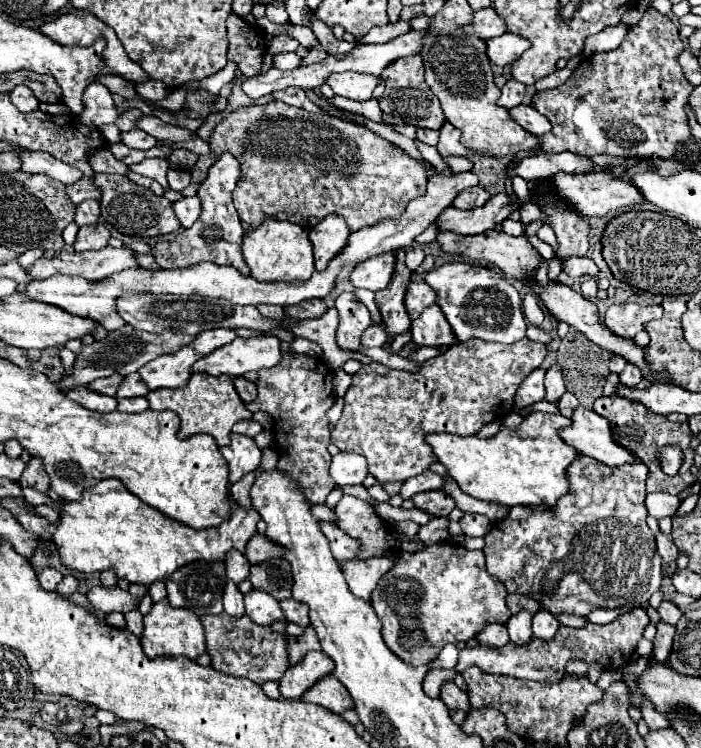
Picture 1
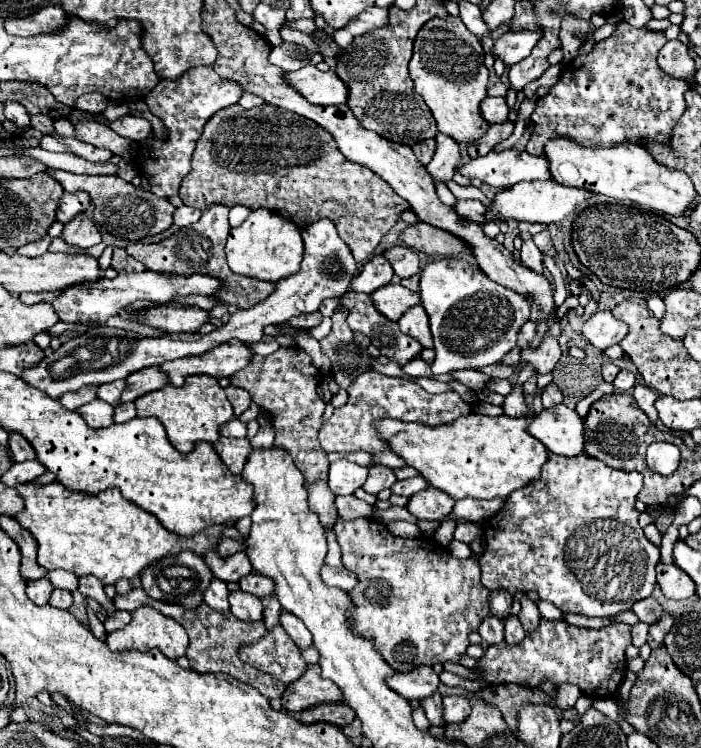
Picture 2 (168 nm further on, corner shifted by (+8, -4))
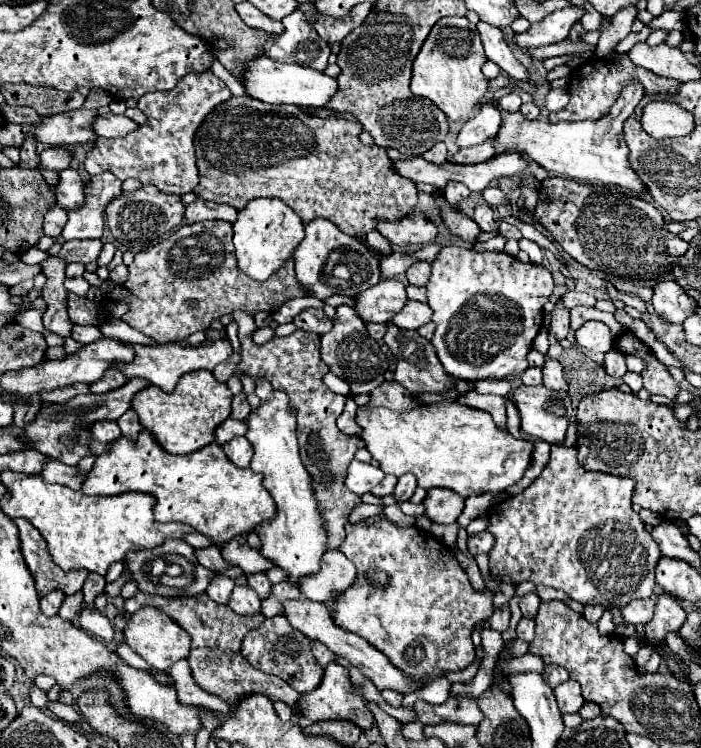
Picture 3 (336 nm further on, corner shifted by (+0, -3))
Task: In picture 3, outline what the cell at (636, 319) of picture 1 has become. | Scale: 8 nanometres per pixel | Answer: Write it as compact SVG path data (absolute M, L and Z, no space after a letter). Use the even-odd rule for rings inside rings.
M587 321L575 331L575 341L583 349L589 351L611 351L613 349L613 335L611 329L601 321Z

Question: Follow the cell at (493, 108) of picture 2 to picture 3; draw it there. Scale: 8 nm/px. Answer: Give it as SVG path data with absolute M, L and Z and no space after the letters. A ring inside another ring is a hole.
M483 105L479 115L471 117L459 131L457 135L457 147L463 149L463 147L473 147L473 145L479 145L483 143L485 139L493 137L497 133L497 127L501 125L501 115L495 107L489 107L489 105Z

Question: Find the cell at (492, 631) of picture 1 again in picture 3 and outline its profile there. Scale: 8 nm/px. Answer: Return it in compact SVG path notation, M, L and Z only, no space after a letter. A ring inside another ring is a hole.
M503 605L503 607L499 607L499 609L493 611L493 615L489 617L489 625L491 625L491 629L503 633L509 627L509 619L511 619L509 605Z

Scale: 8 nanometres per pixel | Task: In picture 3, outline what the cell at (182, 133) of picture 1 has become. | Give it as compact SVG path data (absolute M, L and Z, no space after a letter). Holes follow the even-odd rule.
M105 113L105 115L97 115L91 127L97 137L125 137L129 131L137 129L137 123L127 119L125 115Z

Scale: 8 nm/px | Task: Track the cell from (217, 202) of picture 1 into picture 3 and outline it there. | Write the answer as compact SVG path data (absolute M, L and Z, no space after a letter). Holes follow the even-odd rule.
M203 221L179 227L169 239L135 255L125 281L125 287L133 295L117 301L103 297L101 305L125 303L129 311L121 317L121 321L157 343L169 343L185 339L195 331L209 329L211 321L225 313L245 311L251 317L259 311L273 313L285 301L307 295L305 287L301 287L295 277L293 257L289 257L285 267L275 271L263 283L247 277L237 267L231 237L233 231L227 221ZM189 303L195 303L195 307L189 307Z

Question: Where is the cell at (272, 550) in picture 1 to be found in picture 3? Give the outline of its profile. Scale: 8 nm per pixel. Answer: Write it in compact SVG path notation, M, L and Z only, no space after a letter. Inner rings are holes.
M211 545L211 547L205 547L205 549L195 549L195 557L197 557L197 563L201 563L203 567L207 567L209 571L217 571L217 573L223 573L229 565L225 563L225 559L221 559L221 547L217 545Z

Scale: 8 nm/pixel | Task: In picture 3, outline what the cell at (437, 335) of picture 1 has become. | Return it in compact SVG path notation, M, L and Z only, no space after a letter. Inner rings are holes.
M407 301L405 307L391 317L391 323L397 325L399 329L419 329L427 321L431 321L433 311L429 311L427 303L419 301Z

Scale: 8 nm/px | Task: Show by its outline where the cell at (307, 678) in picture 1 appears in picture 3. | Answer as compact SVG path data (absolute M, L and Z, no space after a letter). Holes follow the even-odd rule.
M331 663L329 667L325 667L323 681L315 691L311 691L309 695L301 695L301 711L313 723L317 723L317 721L351 721L357 727L361 727L363 731L371 729L375 723L369 707L363 703L363 699L359 695L353 693L349 671L337 663Z

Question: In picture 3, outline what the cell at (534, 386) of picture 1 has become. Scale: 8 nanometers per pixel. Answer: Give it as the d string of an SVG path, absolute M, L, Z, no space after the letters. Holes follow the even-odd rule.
M529 367L523 375L521 375L523 385L541 385L541 369L539 367Z

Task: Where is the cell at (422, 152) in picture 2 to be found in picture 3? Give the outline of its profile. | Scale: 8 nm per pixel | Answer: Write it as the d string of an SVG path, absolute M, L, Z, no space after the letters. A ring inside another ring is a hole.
M437 143L431 151L423 153L423 157L427 161L433 161L433 163L445 163L447 161L447 147L445 147L445 143Z

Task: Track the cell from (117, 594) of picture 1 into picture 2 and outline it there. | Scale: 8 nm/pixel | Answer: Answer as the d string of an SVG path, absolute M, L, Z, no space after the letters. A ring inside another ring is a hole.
M133 588L133 592L125 594L125 596L115 596L113 598L113 604L117 610L127 610L127 612L135 612L137 608L141 606L151 606L159 612L163 612L165 616L171 616L173 620L177 620L181 626L185 626L187 634L189 634L189 648L187 648L187 658L191 662L191 668L197 670L197 672L227 672L231 674L233 678L257 688L259 692L263 692L267 698L281 698L281 694L285 692L285 684L281 684L281 680L269 676L269 674L263 674L259 672L257 668L245 664L241 658L239 658L239 650L245 646L245 644L251 644L251 642L257 642L261 640L265 634L267 634L267 628L263 622L257 622L257 624L245 624L243 620L237 620L233 618L229 612L221 614L221 612L215 612L213 608L209 608L207 604L201 604L201 608L189 612L177 604L167 604L167 602L161 602L161 600L153 600L143 588Z

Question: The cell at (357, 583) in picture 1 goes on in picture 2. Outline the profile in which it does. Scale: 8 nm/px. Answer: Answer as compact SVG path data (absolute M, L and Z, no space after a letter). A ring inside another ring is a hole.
M325 528L329 552L327 552L325 564L321 568L321 578L327 586L337 586L341 590L353 590L357 586L357 576L341 564L341 550L339 550L337 542L333 540L333 534L335 534L333 530Z

